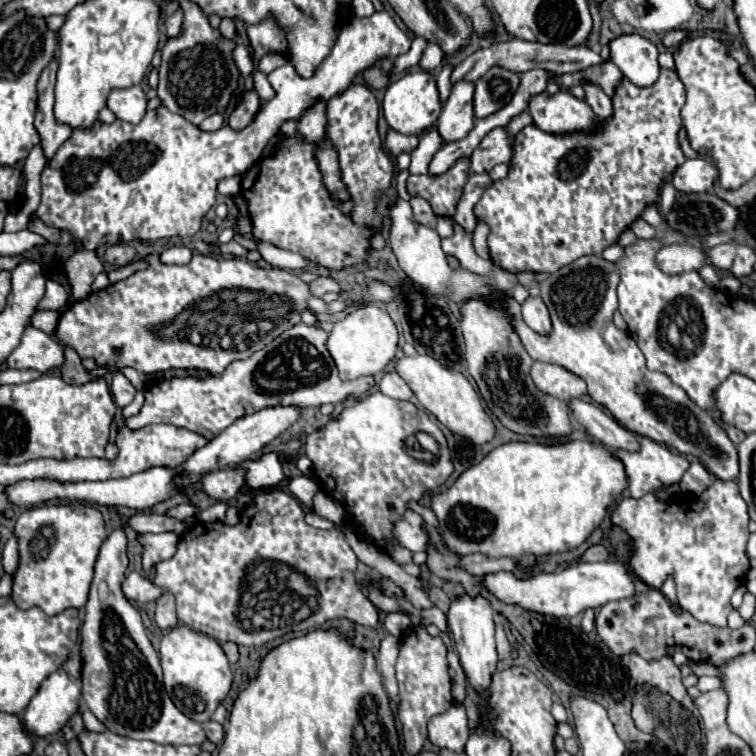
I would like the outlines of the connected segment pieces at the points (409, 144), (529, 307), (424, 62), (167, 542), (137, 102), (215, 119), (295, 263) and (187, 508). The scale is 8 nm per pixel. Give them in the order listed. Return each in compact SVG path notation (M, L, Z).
M388 129L386 137L384 137L384 149L390 153L390 155L400 155L400 153L410 153L418 147L418 137L414 135L402 135L394 129Z
M528 297L522 303L522 317L534 331L538 331L538 333L550 331L550 315L548 315L548 309L540 297Z
M428 43L428 47L424 49L424 55L422 55L422 59L420 59L420 67L426 69L426 71L432 71L432 69L436 69L438 65L442 65L442 59L444 59L444 53L442 53L440 45Z
M158 533L158 535L140 535L144 553L142 553L142 565L144 571L150 571L152 565L170 559L176 553L176 547L180 543L180 537L174 533Z
M140 85L114 89L106 99L106 107L116 115L116 119L128 123L140 123L142 115L146 113L146 95Z
M218 113L218 115L212 115L212 117L206 117L202 123L200 123L200 129L202 131L216 131L224 125L224 117Z
M258 242L257 250L272 267L278 267L278 269L314 269L314 267L318 267L318 263L314 263L298 253L278 249L270 243Z
M182 503L182 505L176 505L174 509L170 509L168 515L170 515L170 517L176 517L176 519L186 519L186 517L196 515L198 511L200 511L200 509L198 509L196 505L192 505L192 503Z

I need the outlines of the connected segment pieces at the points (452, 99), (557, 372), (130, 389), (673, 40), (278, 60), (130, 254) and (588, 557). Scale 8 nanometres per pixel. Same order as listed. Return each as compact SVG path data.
M458 81L452 85L450 97L444 103L442 115L438 119L438 131L444 139L444 143L450 143L454 139L462 139L462 135L470 133L470 127L474 127L474 83L472 81Z
M534 361L532 379L540 391L546 391L548 395L554 395L560 401L568 401L572 397L582 397L588 393L586 383L560 365Z
M114 373L114 379L112 379L110 389L112 389L114 403L116 403L118 407L126 407L126 405L134 399L134 395L136 395L134 385L132 385L122 373Z
M678 29L678 31L670 31L670 33L666 33L664 35L664 39L662 39L662 45L666 47L666 49L676 49L686 37L688 37L690 33L688 31L684 31L684 29Z
M268 53L268 55L264 55L262 59L260 59L260 63L258 63L258 69L262 71L262 73L270 73L270 71L274 71L276 67L280 67L280 65L286 65L288 63L288 57L286 57L286 53Z
M110 245L104 253L104 263L112 267L124 267L130 261L134 261L136 249L130 245Z
M594 545L594 547L590 547L590 549L582 555L582 561L606 561L608 555L610 555L610 551L608 551L606 547Z

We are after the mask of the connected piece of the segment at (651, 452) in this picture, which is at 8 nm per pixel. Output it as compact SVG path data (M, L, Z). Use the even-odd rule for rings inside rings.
M642 437L640 439L640 449L638 451L624 451L624 449L610 449L610 453L620 459L624 463L624 471L626 471L626 477L628 477L628 491L634 499L642 497L644 493L650 493L650 491L656 491L664 485L672 485L672 483L678 483L684 475L684 471L690 467L688 459L680 453L674 453L670 451L666 445L660 445L648 437Z

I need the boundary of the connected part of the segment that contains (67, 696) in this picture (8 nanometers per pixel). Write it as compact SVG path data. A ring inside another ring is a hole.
M70 655L70 659L42 683L40 691L28 703L22 715L24 731L34 737L48 737L48 735L60 733L62 727L70 721L70 717L78 711L80 689L82 689L82 659L80 655Z

